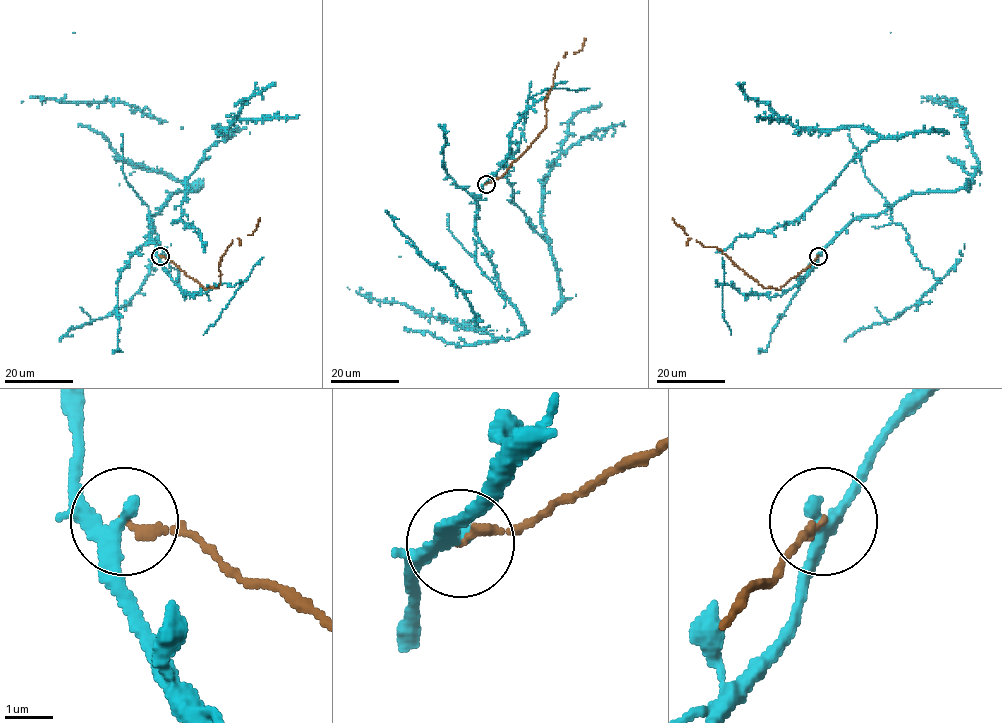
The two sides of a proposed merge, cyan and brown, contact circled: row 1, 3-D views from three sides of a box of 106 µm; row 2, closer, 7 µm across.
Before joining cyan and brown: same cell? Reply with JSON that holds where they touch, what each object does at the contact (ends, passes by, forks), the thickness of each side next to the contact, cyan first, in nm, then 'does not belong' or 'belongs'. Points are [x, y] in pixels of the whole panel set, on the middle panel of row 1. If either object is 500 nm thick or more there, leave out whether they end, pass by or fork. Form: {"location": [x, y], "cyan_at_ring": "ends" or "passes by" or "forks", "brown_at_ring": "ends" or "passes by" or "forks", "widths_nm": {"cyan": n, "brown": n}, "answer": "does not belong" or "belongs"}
{"location": [486, 184], "cyan_at_ring": "forks", "brown_at_ring": "ends", "widths_nm": {"cyan": 240, "brown": 180}, "answer": "belongs"}

